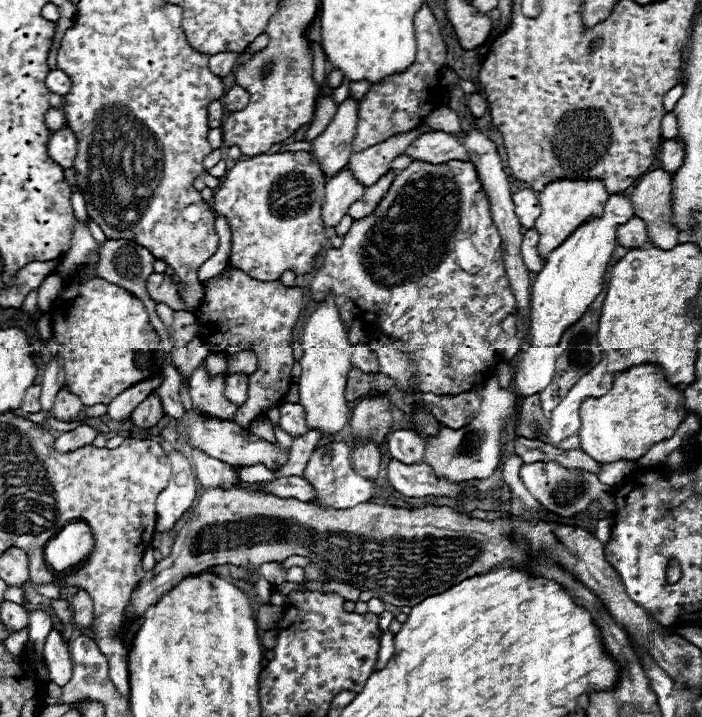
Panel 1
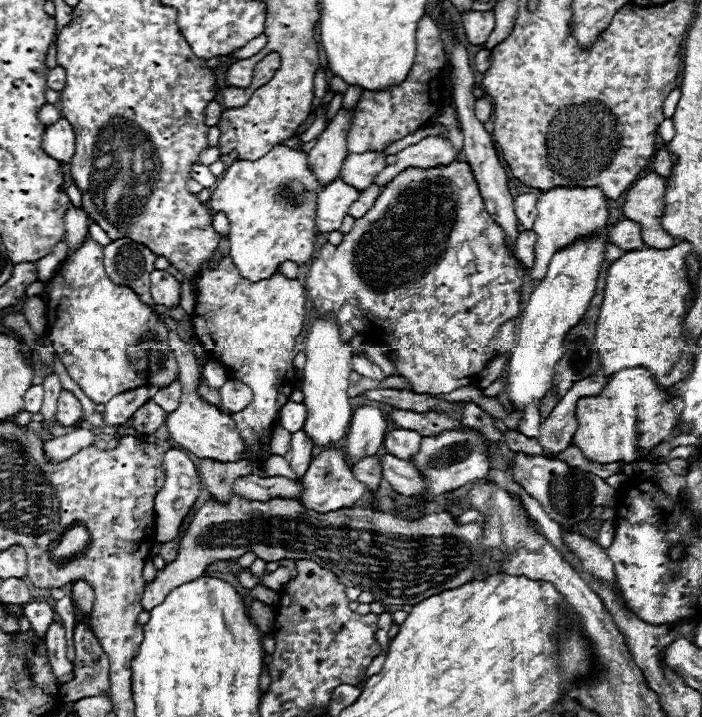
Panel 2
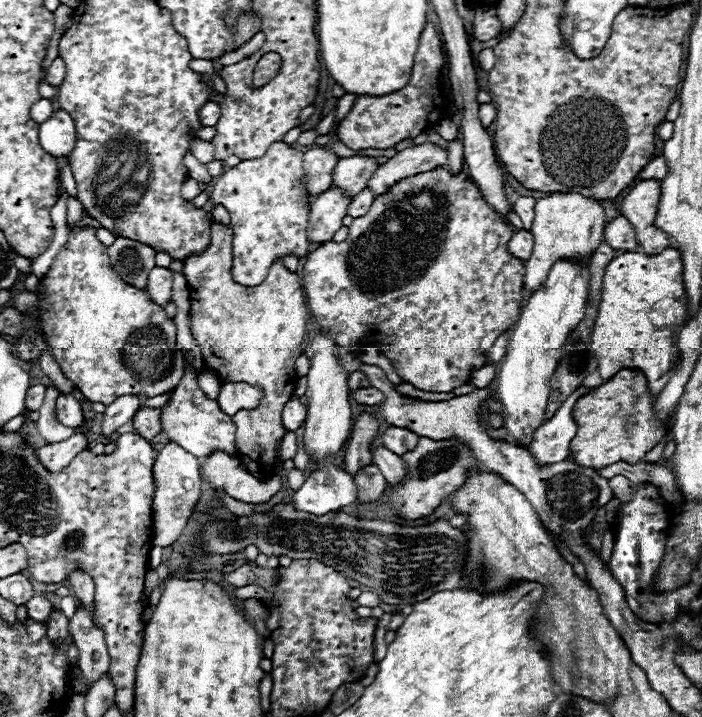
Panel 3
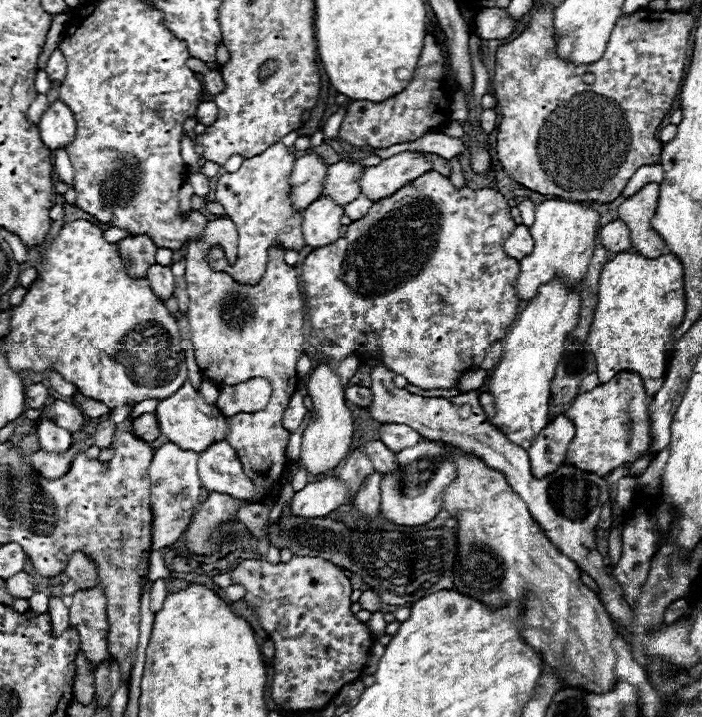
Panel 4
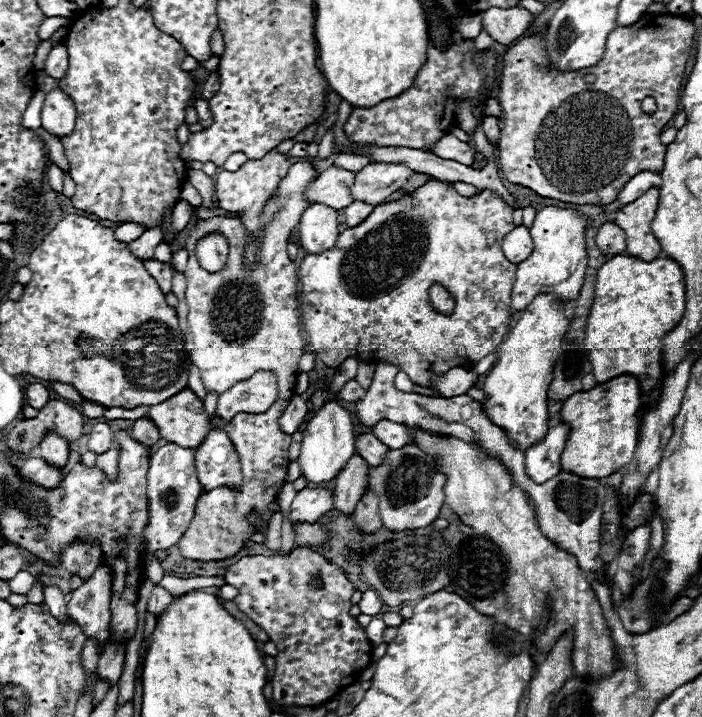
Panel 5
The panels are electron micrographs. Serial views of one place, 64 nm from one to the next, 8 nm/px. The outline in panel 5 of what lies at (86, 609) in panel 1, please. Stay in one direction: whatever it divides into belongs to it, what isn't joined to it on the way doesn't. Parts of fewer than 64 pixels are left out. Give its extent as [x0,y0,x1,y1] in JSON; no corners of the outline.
[62,542,102,582]

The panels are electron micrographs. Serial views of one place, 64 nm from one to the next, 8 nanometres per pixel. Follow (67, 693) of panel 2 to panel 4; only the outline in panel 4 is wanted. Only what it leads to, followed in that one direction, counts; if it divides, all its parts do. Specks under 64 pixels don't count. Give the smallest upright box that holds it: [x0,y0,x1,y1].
[70,586,110,670]

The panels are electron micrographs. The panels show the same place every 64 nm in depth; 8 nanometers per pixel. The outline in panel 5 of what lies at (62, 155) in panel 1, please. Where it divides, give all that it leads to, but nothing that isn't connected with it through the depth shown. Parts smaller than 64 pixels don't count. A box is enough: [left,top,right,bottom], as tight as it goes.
[42,88,76,138]

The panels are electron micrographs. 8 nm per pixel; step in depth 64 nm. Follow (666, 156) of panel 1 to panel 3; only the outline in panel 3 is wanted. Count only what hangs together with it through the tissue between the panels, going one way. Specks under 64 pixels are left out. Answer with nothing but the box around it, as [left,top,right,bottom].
[640,154,668,180]

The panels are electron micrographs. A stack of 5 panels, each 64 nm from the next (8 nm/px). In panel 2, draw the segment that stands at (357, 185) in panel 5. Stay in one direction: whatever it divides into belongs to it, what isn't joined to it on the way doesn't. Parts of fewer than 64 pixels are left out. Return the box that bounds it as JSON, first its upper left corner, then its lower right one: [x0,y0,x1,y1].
[376,136,456,186]

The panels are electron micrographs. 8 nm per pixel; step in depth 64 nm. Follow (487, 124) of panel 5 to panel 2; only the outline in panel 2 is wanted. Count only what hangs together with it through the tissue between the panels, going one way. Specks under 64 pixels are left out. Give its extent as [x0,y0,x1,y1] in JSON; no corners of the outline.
[474,98,492,122]

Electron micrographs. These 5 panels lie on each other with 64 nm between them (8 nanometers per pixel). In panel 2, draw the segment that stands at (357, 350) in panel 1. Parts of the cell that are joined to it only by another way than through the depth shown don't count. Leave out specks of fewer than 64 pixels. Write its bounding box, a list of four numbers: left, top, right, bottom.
[352,354,384,380]

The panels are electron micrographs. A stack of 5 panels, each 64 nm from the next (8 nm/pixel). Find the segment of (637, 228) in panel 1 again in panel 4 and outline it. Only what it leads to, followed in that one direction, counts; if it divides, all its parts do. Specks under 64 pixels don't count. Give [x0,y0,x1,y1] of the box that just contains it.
[598,220,632,254]

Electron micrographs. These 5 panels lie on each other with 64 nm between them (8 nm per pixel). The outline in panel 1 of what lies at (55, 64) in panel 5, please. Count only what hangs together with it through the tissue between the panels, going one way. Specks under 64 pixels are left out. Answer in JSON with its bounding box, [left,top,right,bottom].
[46,70,70,96]

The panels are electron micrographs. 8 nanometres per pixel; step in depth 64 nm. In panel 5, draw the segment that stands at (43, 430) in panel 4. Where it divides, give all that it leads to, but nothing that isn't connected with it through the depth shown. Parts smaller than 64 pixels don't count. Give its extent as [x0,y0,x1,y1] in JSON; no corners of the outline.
[38,432,70,466]

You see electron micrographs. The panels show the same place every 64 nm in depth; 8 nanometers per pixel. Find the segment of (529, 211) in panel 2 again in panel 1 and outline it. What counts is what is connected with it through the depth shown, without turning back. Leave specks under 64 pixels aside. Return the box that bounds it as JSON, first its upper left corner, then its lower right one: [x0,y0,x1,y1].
[512,190,540,230]

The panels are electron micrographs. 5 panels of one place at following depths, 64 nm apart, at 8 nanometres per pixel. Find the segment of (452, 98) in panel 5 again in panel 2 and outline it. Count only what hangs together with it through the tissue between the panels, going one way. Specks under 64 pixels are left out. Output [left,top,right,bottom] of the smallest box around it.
[348,14,444,152]

